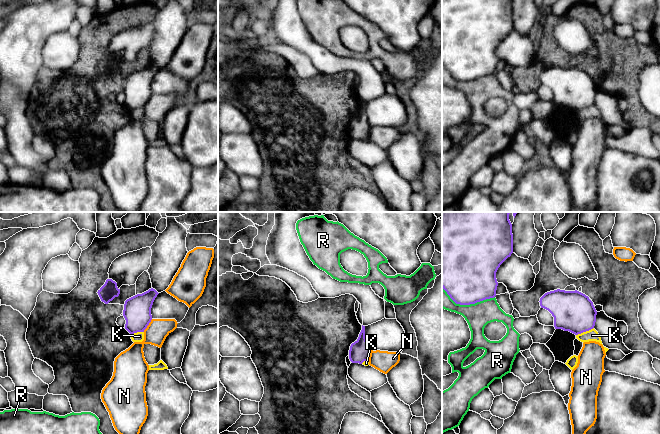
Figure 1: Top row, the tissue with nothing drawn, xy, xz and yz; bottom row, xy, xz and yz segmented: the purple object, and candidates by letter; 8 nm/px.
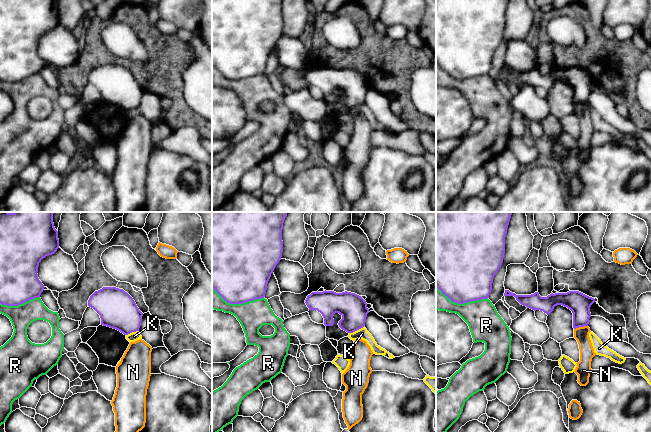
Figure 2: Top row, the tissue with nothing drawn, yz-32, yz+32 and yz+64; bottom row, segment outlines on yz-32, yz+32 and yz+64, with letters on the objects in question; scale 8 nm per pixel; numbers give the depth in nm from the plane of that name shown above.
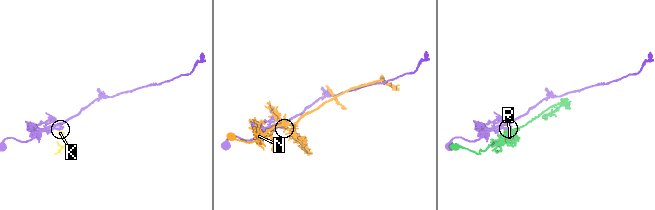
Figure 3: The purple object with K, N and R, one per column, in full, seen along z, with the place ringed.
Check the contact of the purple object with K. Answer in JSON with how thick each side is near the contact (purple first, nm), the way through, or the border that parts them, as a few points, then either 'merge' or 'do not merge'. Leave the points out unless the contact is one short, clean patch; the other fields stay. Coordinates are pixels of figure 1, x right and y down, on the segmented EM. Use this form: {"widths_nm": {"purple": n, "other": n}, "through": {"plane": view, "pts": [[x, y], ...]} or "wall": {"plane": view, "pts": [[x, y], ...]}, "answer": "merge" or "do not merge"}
{"widths_nm": {"purple": 320, "other": 100}, "wall": {"plane": "yz", "pts": [[593, 327], [576, 335]]}, "answer": "do not merge"}

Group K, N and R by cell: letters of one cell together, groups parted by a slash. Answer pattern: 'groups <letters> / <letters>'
groups K / N / R

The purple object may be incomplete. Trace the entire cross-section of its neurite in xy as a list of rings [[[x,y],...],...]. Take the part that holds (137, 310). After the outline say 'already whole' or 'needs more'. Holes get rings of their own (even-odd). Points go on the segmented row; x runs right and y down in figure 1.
[[[151,288],[125,301],[123,316],[126,320],[125,329],[134,334],[144,332],[152,320],[151,308],[159,293]]]; already whole

